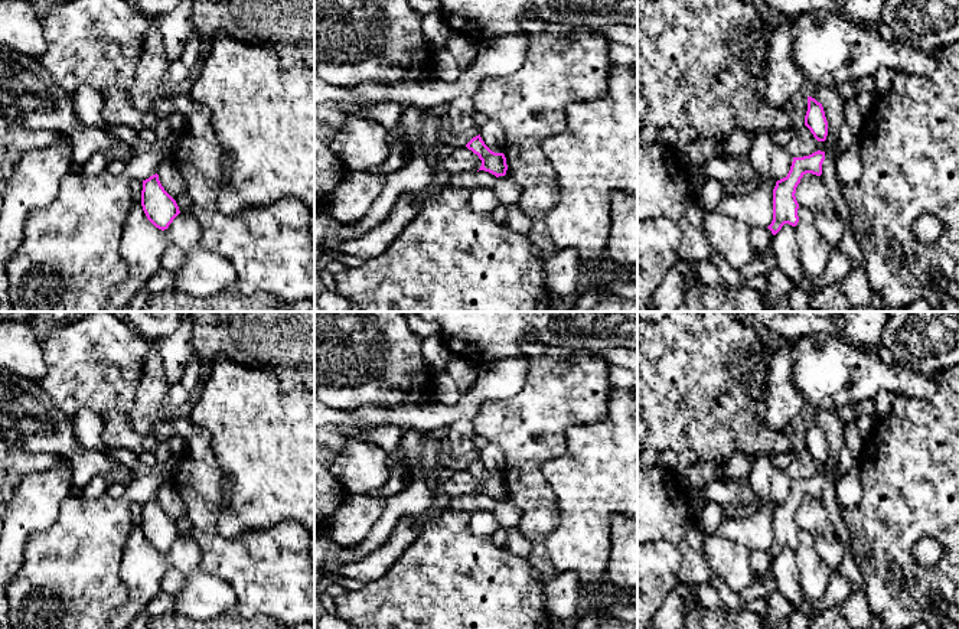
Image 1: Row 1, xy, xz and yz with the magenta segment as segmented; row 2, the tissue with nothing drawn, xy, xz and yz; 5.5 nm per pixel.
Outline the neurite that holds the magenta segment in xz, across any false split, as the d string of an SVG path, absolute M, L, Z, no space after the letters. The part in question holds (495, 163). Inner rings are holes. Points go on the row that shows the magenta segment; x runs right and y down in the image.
M480 134L473 137L466 147L472 150L474 154L479 156L482 160L482 166L479 170L489 172L496 177L505 176L508 170L506 157L503 153L492 151L485 141L482 140Z

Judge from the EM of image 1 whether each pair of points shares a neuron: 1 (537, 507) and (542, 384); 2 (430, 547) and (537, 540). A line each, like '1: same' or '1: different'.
1: same
2: different

